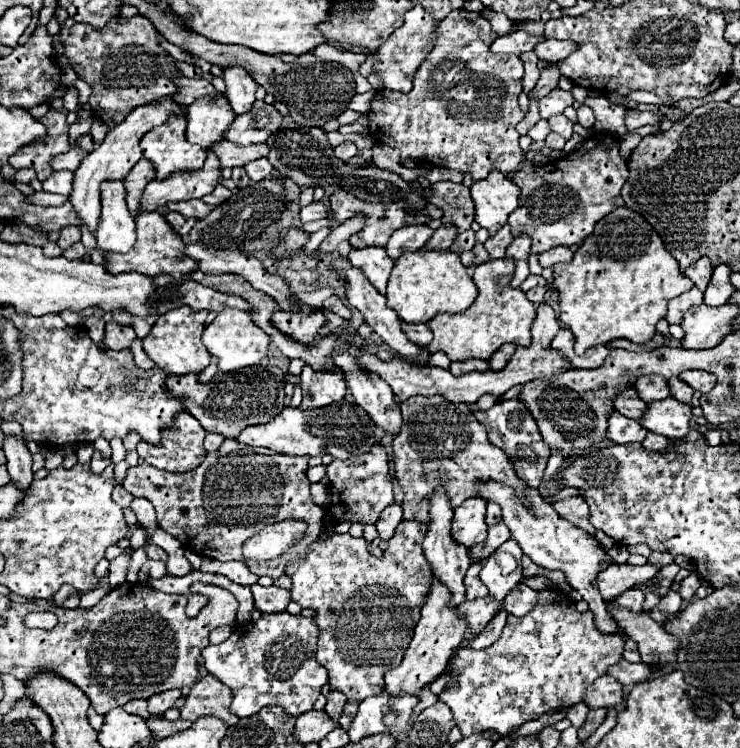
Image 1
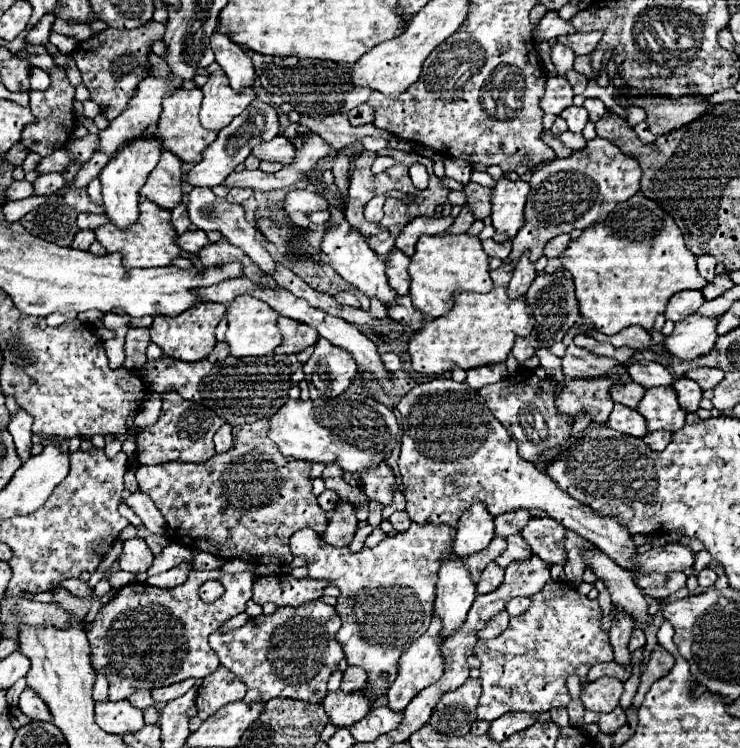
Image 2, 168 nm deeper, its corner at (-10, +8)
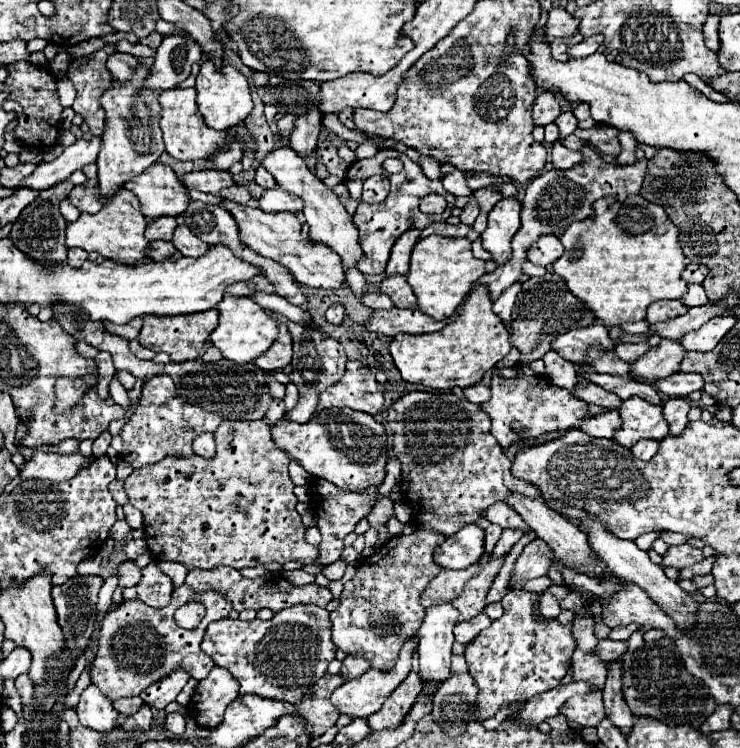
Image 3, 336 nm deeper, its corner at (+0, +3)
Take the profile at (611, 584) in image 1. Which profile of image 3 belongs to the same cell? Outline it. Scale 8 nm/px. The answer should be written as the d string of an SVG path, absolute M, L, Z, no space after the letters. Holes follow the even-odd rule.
M682 544L682 546L670 546L668 554L662 560L662 566L676 566L676 568L686 568L686 566L694 566L698 562L704 560L704 552L700 548L694 548L690 544Z

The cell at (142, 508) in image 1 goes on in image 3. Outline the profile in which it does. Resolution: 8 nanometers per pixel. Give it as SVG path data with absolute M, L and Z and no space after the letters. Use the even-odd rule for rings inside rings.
M126 504L124 508L124 520L128 522L128 526L130 528L142 528L144 526L144 522L142 522L142 514L140 514L140 510L136 510L132 504Z

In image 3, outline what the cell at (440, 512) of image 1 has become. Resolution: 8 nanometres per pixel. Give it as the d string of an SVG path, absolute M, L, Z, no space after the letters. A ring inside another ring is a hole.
M444 602L444 604L436 604L436 606L430 606L426 608L426 618L418 630L418 636L420 636L420 646L418 646L418 654L420 654L420 678L424 680L424 684L434 684L430 690L422 688L422 692L426 692L426 696L432 696L436 694L436 690L440 688L440 684L444 680L450 678L450 656L452 656L452 644L454 644L454 626L456 626L456 618L458 618L458 610L450 604L450 602Z

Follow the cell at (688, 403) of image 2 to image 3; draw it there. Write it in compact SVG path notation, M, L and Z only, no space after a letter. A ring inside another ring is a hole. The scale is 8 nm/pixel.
M670 398L664 402L662 412L670 426L670 436L680 436L684 432L688 422L688 410L690 410L690 404L686 398Z

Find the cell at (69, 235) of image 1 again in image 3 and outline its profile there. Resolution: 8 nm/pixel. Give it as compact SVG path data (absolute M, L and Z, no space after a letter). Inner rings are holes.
M70 248L66 262L68 262L70 266L74 266L74 268L80 268L80 266L86 262L86 258L88 258L88 252L84 252L84 250L80 250L80 248Z

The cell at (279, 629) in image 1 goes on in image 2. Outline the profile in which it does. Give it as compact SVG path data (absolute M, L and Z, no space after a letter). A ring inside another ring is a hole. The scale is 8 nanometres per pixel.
M318 599L300 607L278 607L276 613L248 619L244 627L230 633L214 631L210 635L210 647L220 657L220 665L246 683L248 691L244 699L248 703L266 703L274 697L322 703L328 677L344 659L342 647L336 641L340 625L336 609Z

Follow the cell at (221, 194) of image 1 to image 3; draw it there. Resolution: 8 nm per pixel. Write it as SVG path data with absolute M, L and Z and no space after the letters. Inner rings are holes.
M234 184L234 188L226 188L220 192L222 198L228 198L228 200L234 200L238 204L248 204L250 202L250 192L246 186L240 186L240 184Z

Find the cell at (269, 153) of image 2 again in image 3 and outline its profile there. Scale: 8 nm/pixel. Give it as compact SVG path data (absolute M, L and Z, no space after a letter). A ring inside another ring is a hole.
M278 148L278 150L270 152L264 158L262 166L274 176L274 180L280 188L284 188L286 192L296 194L304 200L302 212L310 226L310 238L314 242L322 242L322 244L330 246L336 254L340 254L344 268L356 266L356 262L364 256L360 250L360 244L358 244L358 230L352 224L352 218L346 212L346 208L342 206L342 202L338 200L338 196L328 186L324 186L322 180L316 178L316 174L306 166L306 162L292 148Z

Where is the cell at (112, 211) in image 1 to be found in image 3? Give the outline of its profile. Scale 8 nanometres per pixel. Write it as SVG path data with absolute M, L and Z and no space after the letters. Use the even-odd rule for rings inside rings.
M138 64L132 80L126 84L114 80L112 86L100 96L100 106L106 112L104 132L102 132L102 148L98 152L98 182L100 194L110 198L114 192L122 188L126 180L142 174L148 166L156 164L160 154L164 152L164 140L160 130L160 112L158 92L150 92L150 88L142 88L142 80L146 80L148 68Z

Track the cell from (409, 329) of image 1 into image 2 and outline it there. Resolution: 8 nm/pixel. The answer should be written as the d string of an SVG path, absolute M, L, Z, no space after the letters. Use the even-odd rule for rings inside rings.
M408 295L396 299L396 303L388 309L388 317L394 319L394 321L400 321L402 325L412 327L414 331L418 331L422 327L422 323L424 323L424 315L410 305L410 297Z

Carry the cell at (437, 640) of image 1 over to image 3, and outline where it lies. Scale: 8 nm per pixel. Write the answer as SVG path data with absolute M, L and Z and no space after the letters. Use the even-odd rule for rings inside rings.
M414 656L412 666L414 668L408 674L408 678L388 696L384 706L366 718L372 730L386 730L386 728L394 730L402 724L406 714L410 712L414 700L418 698L418 694L422 690L422 678L418 674L418 656Z

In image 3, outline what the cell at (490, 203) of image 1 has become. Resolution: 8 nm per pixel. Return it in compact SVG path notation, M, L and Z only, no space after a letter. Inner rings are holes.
M504 198L488 214L488 228L482 234L482 246L492 254L492 260L502 266L510 260L512 236L520 228L520 202L516 198Z

